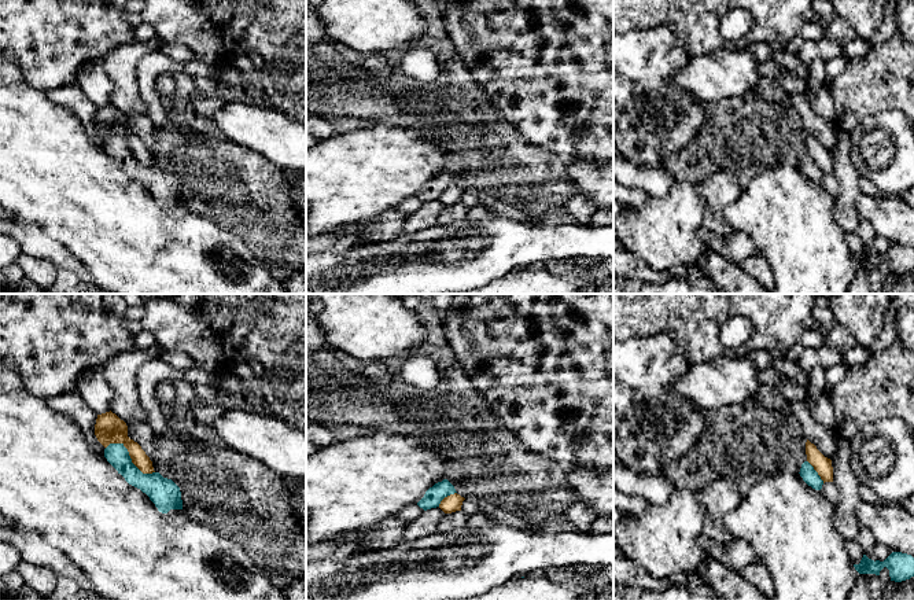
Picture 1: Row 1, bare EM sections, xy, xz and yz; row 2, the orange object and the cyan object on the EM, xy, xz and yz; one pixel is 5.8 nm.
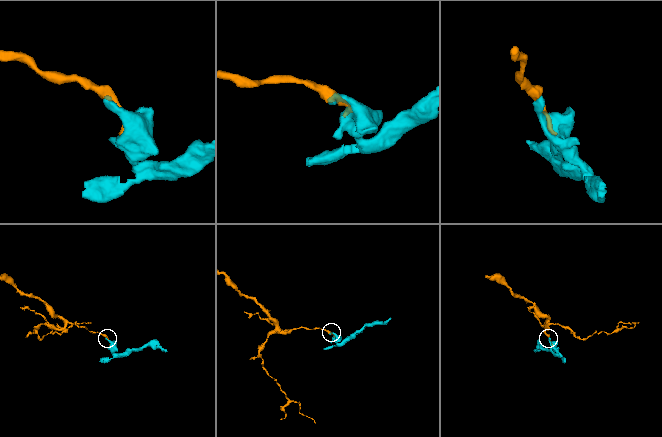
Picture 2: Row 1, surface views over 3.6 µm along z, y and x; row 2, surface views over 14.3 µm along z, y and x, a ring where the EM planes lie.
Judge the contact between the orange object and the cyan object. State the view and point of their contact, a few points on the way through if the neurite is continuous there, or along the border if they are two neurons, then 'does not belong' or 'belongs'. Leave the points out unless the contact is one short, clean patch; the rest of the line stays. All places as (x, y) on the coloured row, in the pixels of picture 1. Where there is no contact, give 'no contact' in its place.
meets orange in xy at (129, 455); does not belong

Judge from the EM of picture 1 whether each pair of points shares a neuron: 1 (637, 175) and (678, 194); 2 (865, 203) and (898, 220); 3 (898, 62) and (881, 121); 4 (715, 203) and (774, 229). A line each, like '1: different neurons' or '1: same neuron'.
1: different neurons
2: same neuron
3: different neurons
4: different neurons

